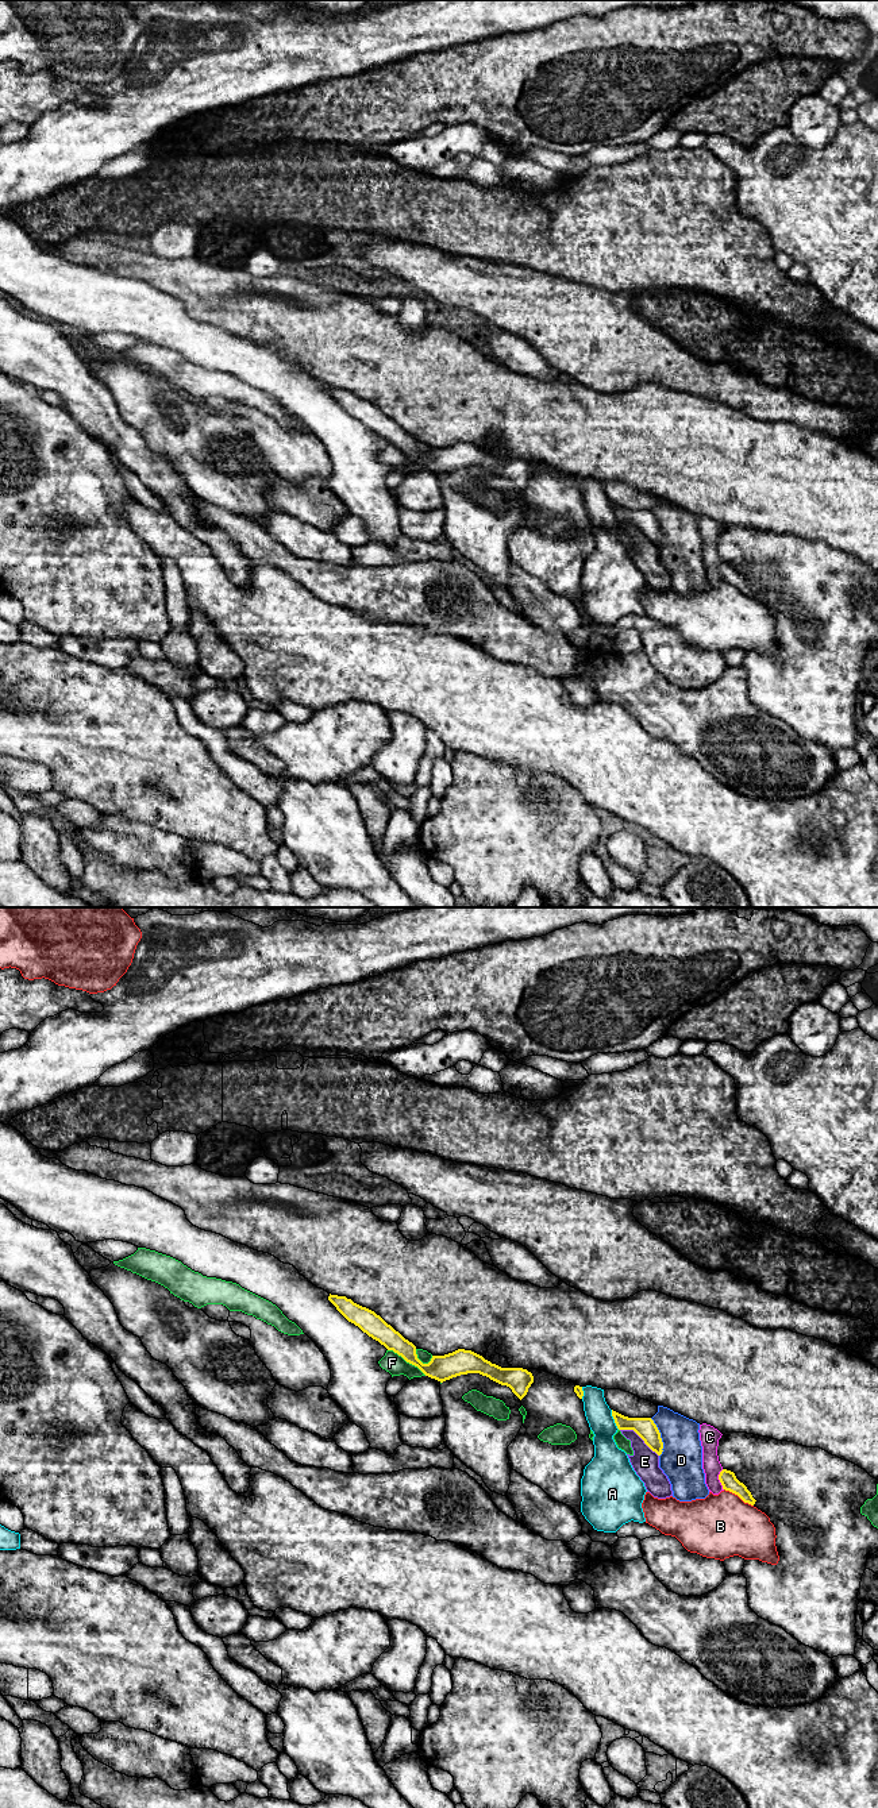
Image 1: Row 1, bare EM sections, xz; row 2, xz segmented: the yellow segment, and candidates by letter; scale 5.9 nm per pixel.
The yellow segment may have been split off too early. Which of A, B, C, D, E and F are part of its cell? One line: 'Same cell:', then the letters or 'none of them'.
Same cell: none of them

